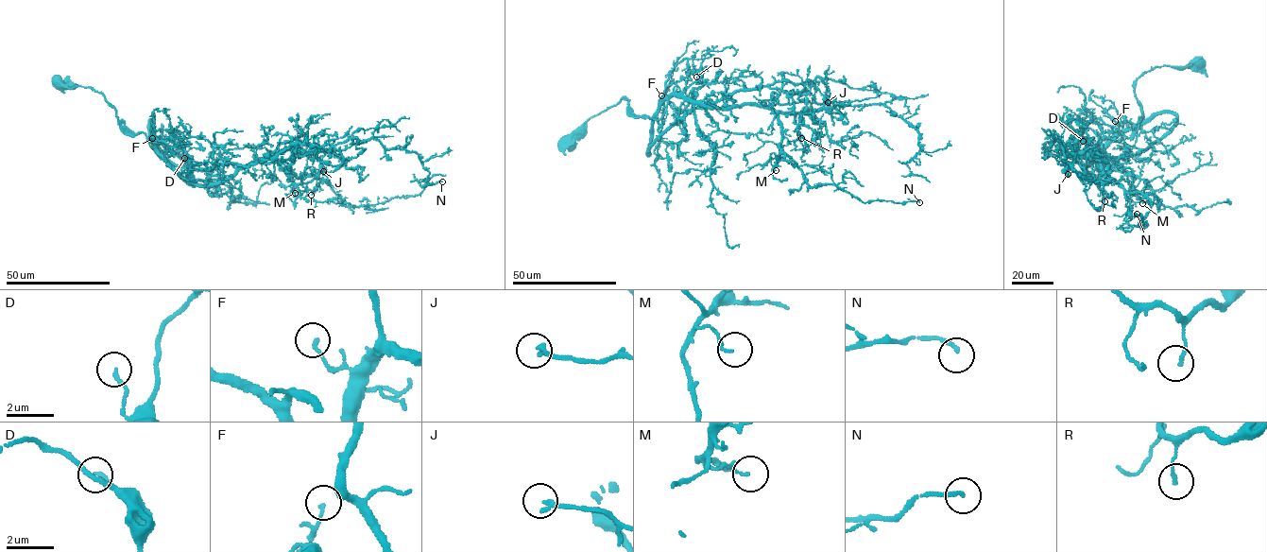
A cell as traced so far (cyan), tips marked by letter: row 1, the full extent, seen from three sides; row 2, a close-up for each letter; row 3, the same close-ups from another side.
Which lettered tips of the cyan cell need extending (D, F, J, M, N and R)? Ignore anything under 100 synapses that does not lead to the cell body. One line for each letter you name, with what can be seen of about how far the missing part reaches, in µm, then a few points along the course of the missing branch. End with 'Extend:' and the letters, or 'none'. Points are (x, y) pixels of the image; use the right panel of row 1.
Extend: none

